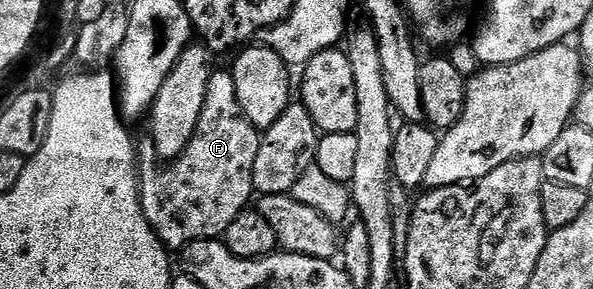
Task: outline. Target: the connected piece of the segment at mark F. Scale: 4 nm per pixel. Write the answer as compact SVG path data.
M212 74L193 141L168 171L144 166L139 172L139 200L164 247L179 253L193 241L219 239L233 225L237 213L248 210L247 202L255 191L253 164L257 161L260 134L260 128L245 117L241 101L237 101L234 74Z

